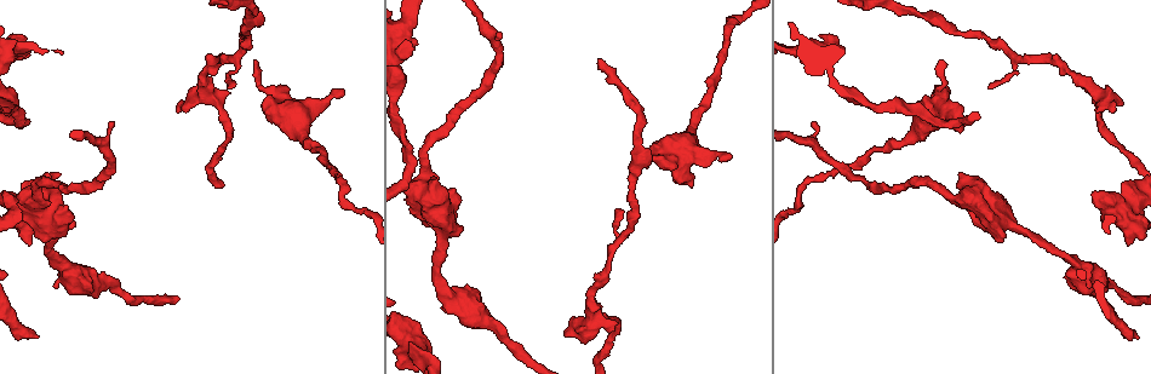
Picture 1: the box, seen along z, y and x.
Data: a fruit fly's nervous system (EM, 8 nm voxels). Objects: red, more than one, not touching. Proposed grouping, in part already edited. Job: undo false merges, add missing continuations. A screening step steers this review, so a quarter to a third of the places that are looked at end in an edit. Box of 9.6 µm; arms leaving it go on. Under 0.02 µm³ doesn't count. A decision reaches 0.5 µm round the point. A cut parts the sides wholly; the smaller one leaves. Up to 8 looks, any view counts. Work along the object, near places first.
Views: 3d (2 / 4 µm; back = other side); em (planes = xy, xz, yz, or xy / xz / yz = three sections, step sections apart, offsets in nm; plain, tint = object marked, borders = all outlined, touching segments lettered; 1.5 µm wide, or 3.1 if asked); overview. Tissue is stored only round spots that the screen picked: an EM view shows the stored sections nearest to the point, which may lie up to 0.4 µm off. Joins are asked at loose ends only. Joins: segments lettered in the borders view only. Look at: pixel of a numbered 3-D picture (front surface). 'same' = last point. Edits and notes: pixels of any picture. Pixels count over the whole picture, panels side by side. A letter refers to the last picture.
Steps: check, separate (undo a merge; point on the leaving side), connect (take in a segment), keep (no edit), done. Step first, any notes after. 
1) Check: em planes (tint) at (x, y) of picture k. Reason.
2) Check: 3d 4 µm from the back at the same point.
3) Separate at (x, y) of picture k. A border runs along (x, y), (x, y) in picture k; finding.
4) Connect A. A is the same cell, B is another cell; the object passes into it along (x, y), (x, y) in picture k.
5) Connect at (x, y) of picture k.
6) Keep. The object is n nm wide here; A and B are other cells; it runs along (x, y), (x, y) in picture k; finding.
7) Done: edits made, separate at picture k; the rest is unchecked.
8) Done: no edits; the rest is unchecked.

Check: em planes (borders) at (581, 343) of picture 1. Branch stops here.

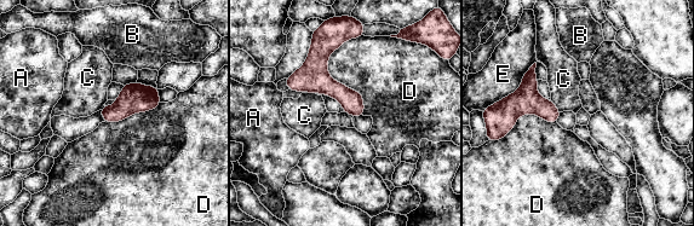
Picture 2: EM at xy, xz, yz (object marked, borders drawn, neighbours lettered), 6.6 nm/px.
Keep. The longest contact is with D, 550 nm; A, B, C, D and E are other cells; no lettered segment goes on from it.

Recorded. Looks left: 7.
Check: em xy step 4 (tint) at (342, 92) of picture 1. An open end.

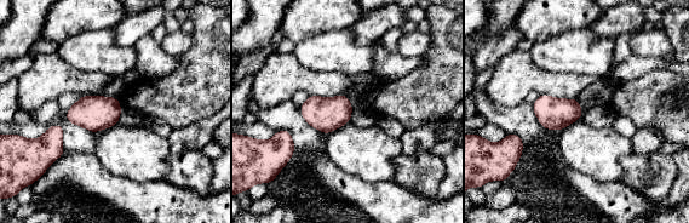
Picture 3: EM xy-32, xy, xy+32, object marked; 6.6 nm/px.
Check: em planes (borders) at the same point.

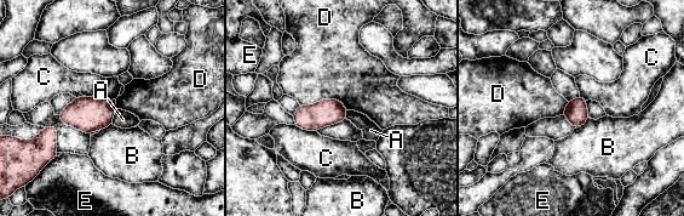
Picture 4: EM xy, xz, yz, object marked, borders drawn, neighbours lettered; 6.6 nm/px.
Keep. A, B, C, D and E are other cells; a border runs along (299, 103), (338, 100), (348, 109) in picture 4; none of them fits.

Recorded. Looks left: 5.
Check: 3d 4 µm at (987, 89) of picture 1. Thin end.

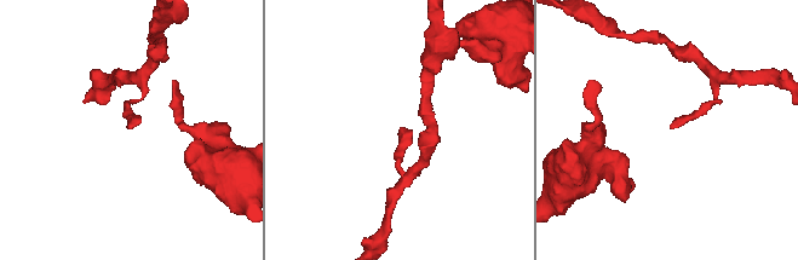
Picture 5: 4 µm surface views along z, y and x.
Check: em xz step 8 (tint) at (130, 127) of picture 5. Now the EM.

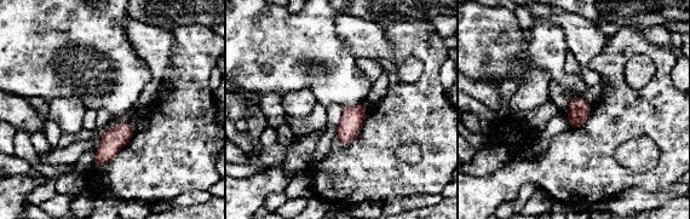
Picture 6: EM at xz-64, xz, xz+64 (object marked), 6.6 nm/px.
Check: em planes (borders) at the same point.

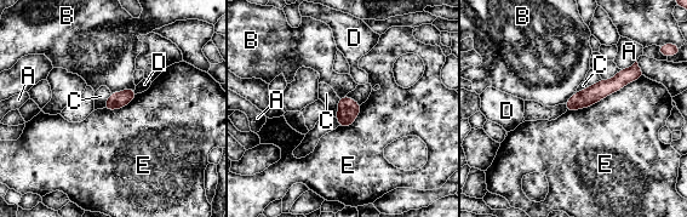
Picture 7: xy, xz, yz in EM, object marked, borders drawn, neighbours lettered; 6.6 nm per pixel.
Keep. The object is 110 nm wide here; A, B, C, D and E are other cells; it runs along (637, 70), (568, 107) in picture 7; none of them fits.

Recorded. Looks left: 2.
Done: no edits; the rest is unchecked.

